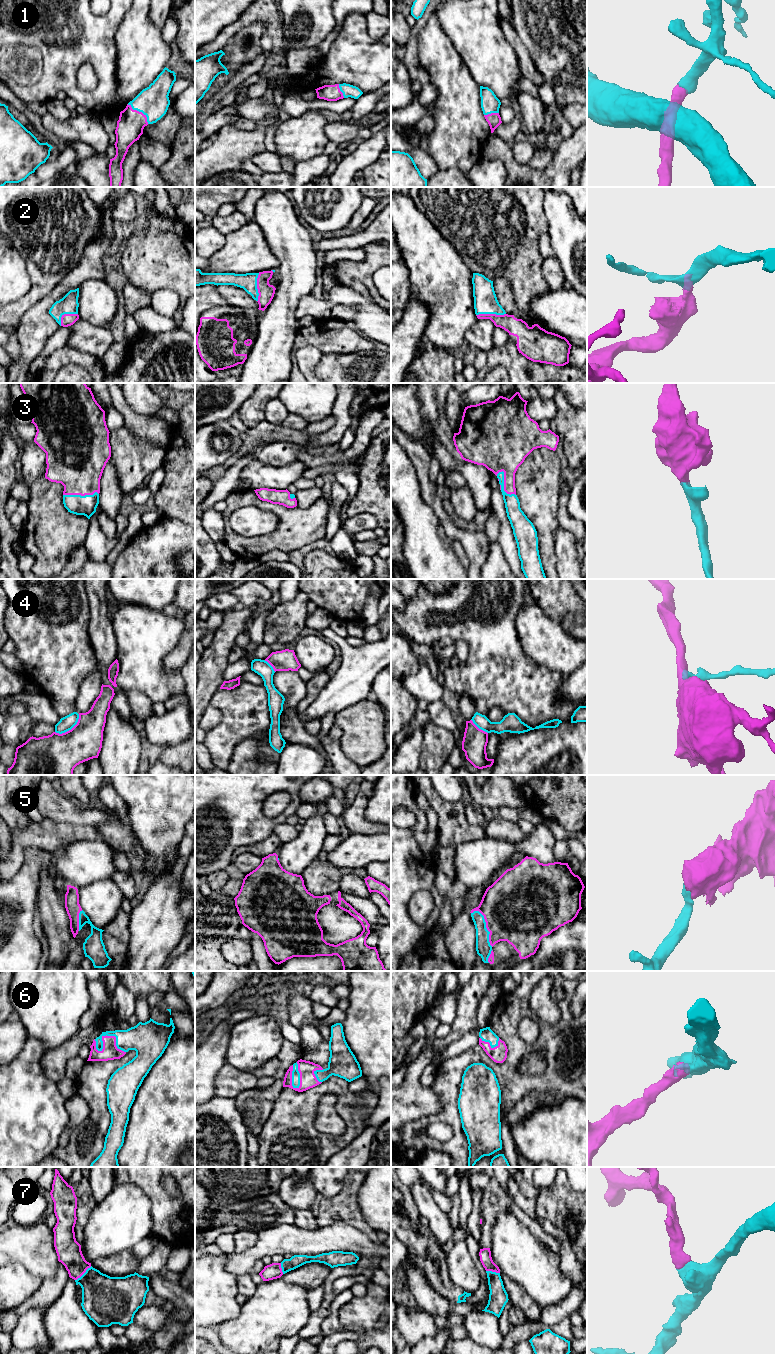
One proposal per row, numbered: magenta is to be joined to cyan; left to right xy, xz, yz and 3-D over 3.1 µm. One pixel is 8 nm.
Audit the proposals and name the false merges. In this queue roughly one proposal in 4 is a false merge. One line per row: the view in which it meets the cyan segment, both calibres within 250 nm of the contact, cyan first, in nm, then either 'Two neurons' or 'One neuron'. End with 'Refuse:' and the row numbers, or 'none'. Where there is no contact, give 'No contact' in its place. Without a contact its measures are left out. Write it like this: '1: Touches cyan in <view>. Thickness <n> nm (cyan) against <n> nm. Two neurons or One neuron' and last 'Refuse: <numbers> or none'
1: Touches cyan in xy. Thickness 260 nm (cyan) against 220 nm. One neuron
2: Touches cyan in yz. Thickness 190 nm (cyan) against 140 nm. One neuron
3: Touches cyan in yz. Thickness 130 nm (cyan) against 280 nm. One neuron
4: Touches cyan in xy. Thickness 120 nm (cyan) against 360 nm. Two neurons
5: Touches cyan in yz. Thickness 120 nm (cyan) against 460 nm. One neuron
6: Touches cyan in xy. Thickness 190 nm (cyan) against 130 nm. One neuron
7: Touches cyan in xy. Thickness 360 nm (cyan) against 200 nm. One neuron
Refuse: 4

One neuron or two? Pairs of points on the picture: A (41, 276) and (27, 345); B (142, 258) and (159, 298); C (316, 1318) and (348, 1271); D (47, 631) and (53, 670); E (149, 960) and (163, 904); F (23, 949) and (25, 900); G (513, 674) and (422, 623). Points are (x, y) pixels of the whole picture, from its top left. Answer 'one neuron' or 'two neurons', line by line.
A: two neurons
B: two neurons
C: one neuron
D: one neuron
E: one neuron
F: one neuron
G: one neuron

